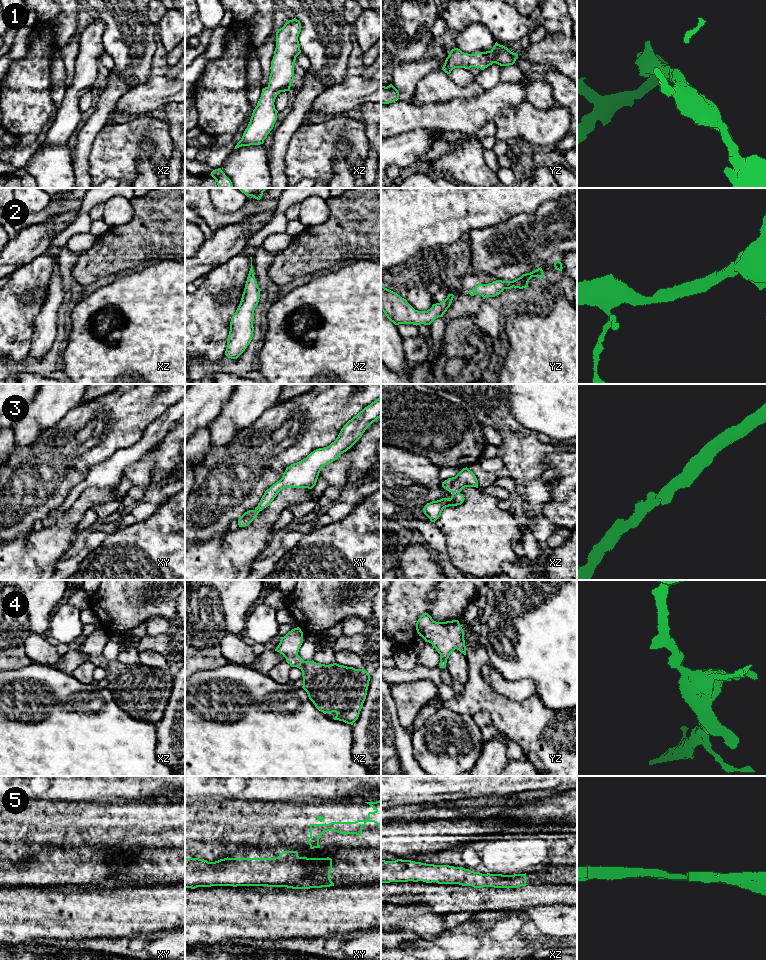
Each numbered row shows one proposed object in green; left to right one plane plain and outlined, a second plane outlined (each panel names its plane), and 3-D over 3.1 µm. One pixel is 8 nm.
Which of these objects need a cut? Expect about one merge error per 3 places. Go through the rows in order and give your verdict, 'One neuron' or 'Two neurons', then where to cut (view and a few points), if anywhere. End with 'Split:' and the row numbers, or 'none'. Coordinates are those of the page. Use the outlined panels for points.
1: One neuron. No split
2: One neuron. No split
3: One neuron. No split
4: One neuron. No split
5: One neuron. No split
Split: none

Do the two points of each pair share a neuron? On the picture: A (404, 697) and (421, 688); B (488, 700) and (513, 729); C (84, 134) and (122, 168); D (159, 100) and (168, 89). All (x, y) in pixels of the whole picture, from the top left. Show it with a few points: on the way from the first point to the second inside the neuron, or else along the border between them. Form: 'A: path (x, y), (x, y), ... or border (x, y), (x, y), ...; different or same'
A: path (408, 697), (413, 696), (417, 692); same
B: path (495, 707), (510, 722); same
C: border (107, 123), (93, 141), (88, 164); different
D: path (160, 97), (165, 92); same

